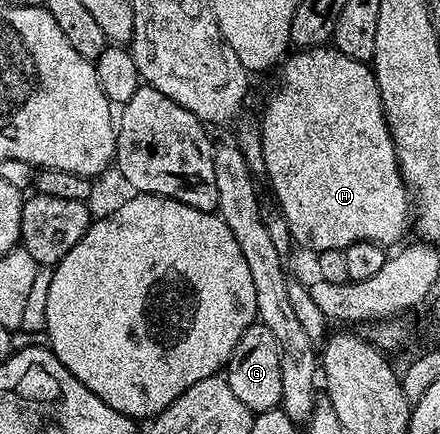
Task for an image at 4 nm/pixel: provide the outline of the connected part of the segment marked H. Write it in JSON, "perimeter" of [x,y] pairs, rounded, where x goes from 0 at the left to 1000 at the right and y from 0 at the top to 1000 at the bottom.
{"perimeter":[[[757,106],[732,111],[691,111],[659,122],[632,150],[634,205],[607,230],[607,251],[598,258],[598,286],[593,283],[593,311],[598,318],[598,371],[602,373],[602,412],[616,422],[625,440],[623,468],[652,505],[652,518],[661,532],[661,551],[673,565],[689,571],[709,571],[709,583],[723,585],[739,576],[782,574],[802,558],[836,553],[850,562],[873,567],[905,565],[939,507],[939,463],[927,445],[923,424],[916,422],[916,403],[907,399],[902,355],[893,336],[893,318],[884,309],[884,290],[870,270],[866,244],[866,217],[857,207],[852,168],[841,145],[823,138],[805,138],[784,124],[775,124]]]}

